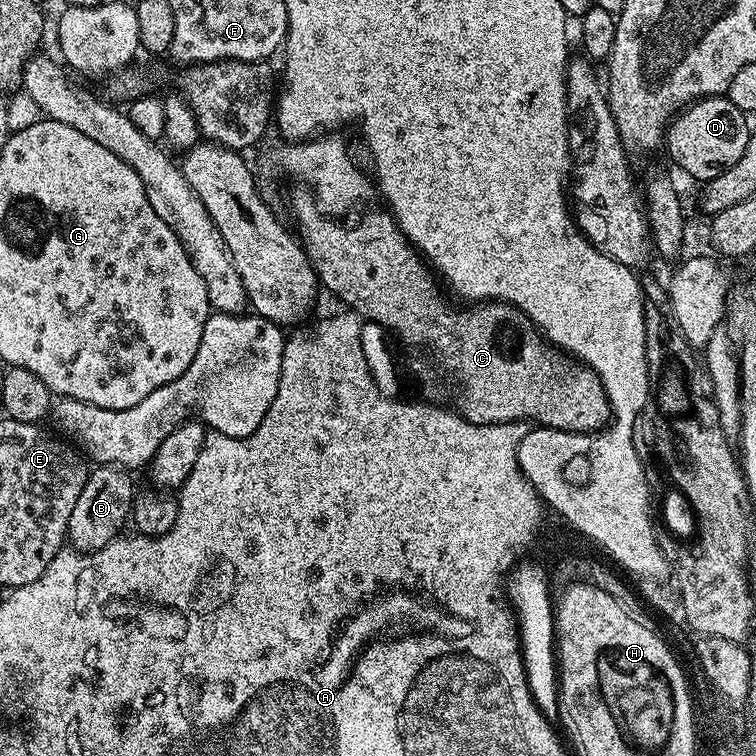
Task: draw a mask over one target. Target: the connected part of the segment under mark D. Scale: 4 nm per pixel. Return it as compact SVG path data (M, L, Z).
M727 95L722 96L705 96L703 100L693 100L673 119L668 126L666 133L666 152L676 159L676 164L688 176L693 176L696 180L707 182L718 178L722 170L730 170L738 158L742 158L743 152L746 151L746 142L750 135L748 129L749 117L734 102L730 102Z

